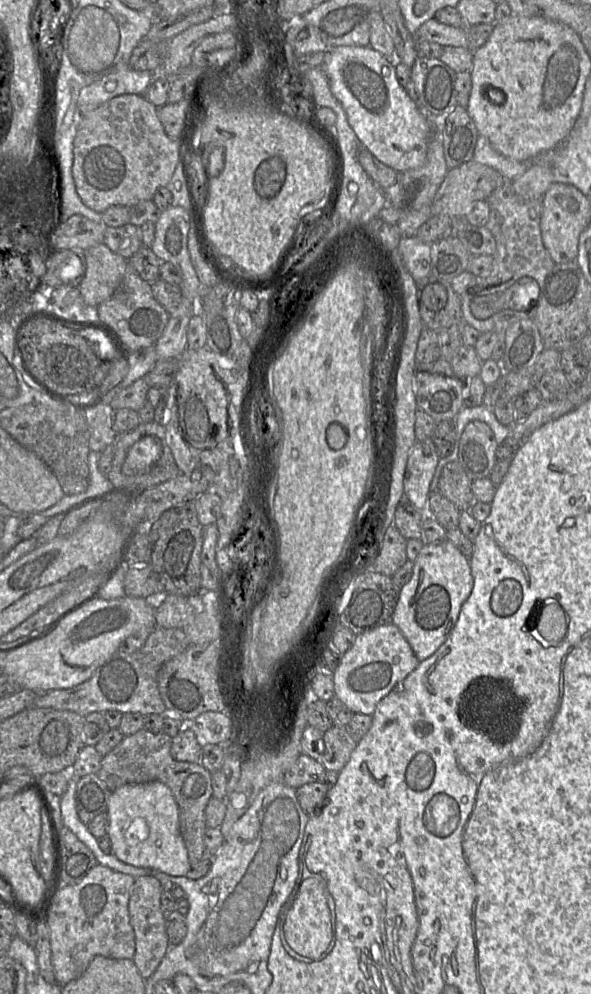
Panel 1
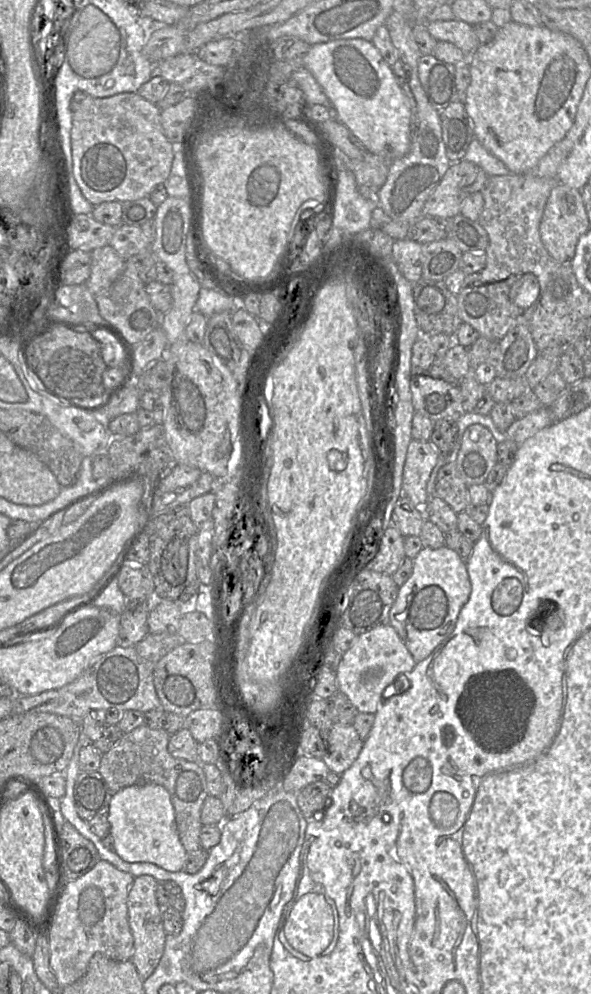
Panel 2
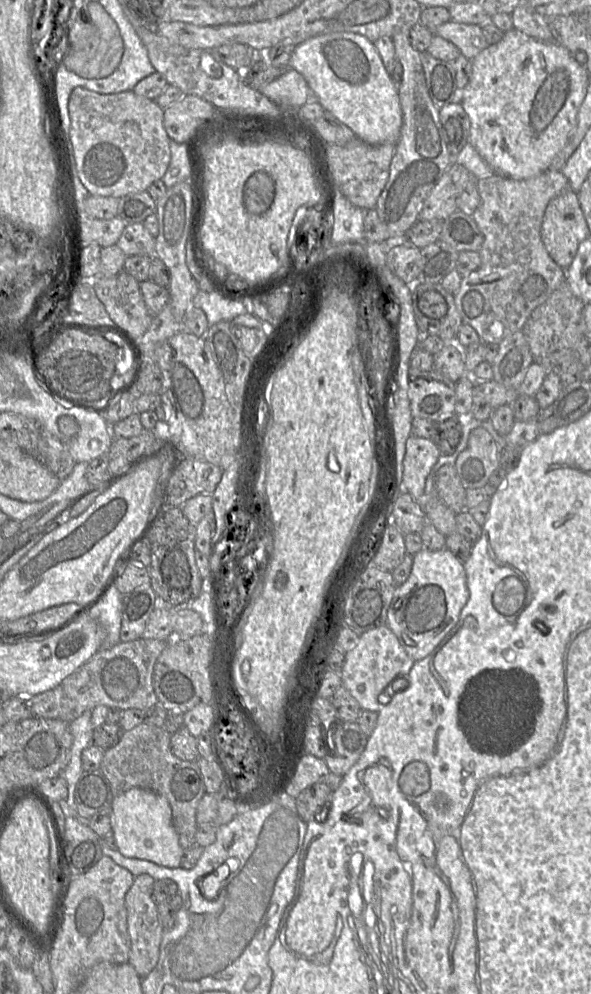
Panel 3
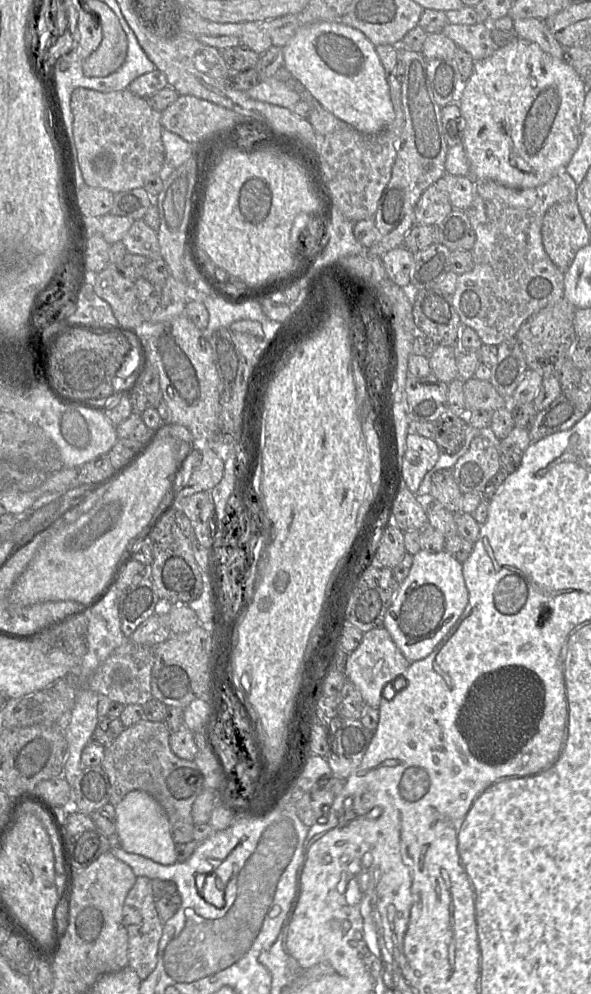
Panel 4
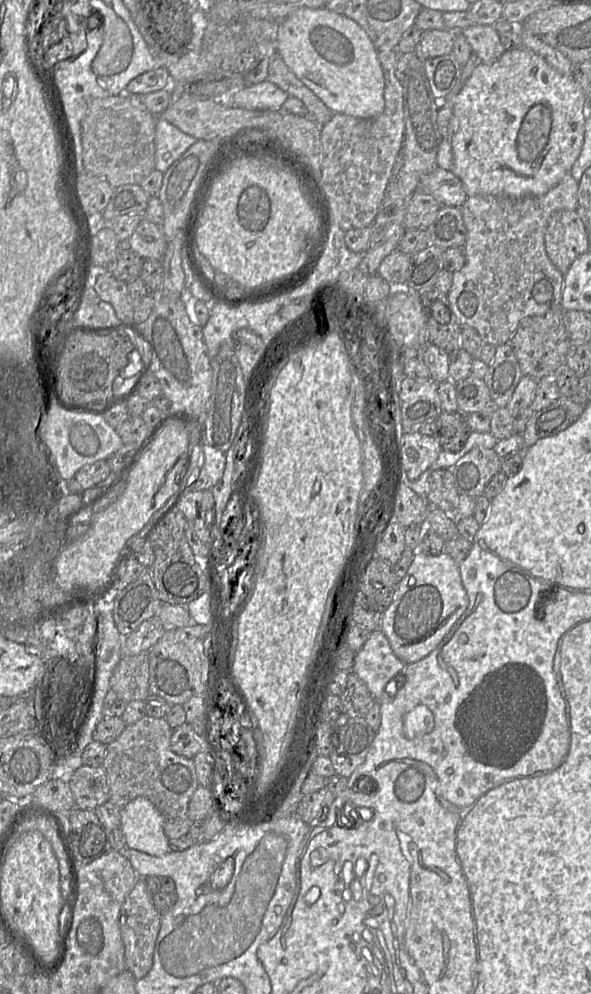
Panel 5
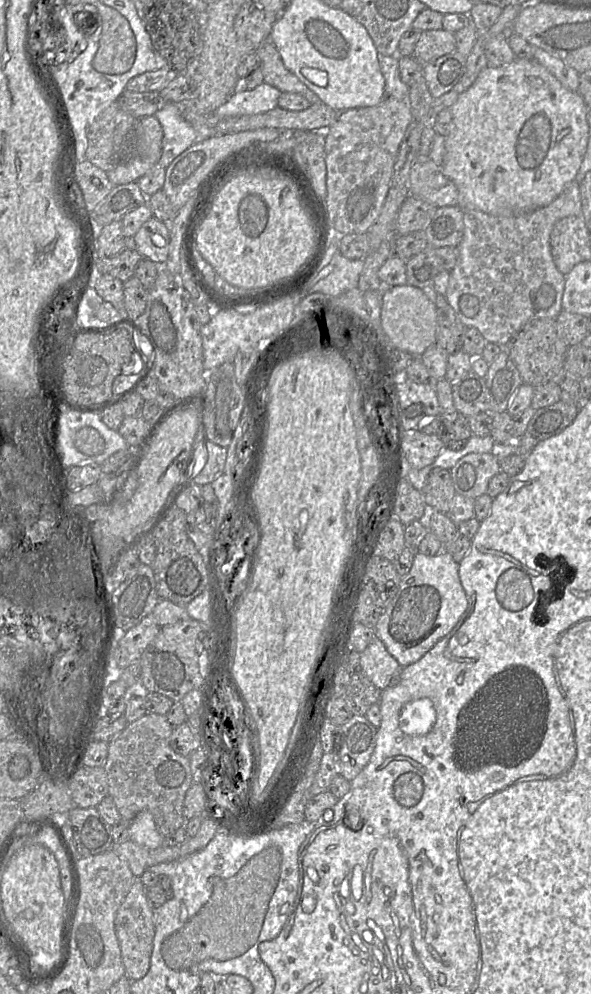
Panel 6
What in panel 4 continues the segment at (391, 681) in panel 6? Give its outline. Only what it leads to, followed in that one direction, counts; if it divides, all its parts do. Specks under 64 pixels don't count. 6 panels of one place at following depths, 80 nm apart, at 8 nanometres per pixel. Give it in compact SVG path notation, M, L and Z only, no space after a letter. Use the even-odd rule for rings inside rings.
M374 628L363 633L359 646L348 654L344 674L358 689L366 705L378 708L381 703L382 686L396 676L404 674L409 664L388 631L385 628Z

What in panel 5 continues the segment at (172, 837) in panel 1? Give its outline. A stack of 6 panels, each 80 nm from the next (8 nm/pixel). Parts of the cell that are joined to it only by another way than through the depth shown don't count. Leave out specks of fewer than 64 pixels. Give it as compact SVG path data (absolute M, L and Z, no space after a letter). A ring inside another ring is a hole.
M137 797L120 809L120 829L127 848L156 857L170 852L162 815L146 797Z

